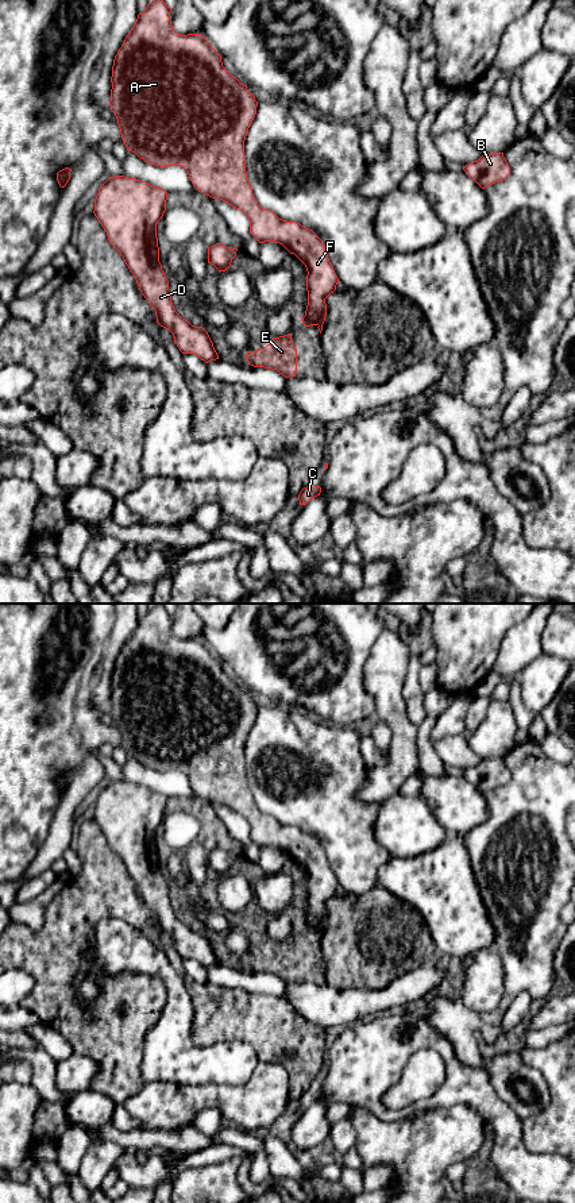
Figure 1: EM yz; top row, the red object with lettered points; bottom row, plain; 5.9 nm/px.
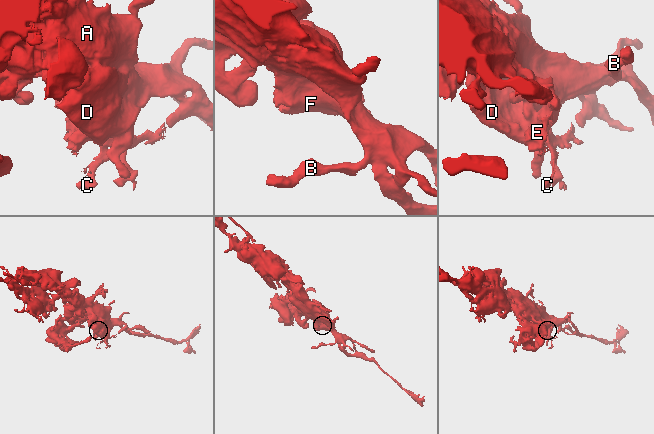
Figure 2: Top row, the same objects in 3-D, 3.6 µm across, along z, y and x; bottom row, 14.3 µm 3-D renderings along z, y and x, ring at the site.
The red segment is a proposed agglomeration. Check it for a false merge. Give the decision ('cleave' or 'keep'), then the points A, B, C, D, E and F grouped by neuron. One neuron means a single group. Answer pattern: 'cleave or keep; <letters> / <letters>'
cleave; A B C D F / E

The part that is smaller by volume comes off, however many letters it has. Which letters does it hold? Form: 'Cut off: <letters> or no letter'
Cut off: E

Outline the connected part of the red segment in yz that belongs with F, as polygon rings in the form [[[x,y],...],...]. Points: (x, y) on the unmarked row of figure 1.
[[[162,604],[148,608],[115,660],[109,710],[121,744],[128,756],[150,770],[184,772],[198,797],[244,817],[250,825],[250,838],[259,848],[279,848],[294,859],[308,876],[305,921],[324,929],[325,903],[336,895],[339,883],[323,845],[300,828],[282,825],[262,813],[247,783],[244,745],[258,706],[244,689],[225,675],[221,660],[204,640],[174,636],[170,617],[171,613]]]

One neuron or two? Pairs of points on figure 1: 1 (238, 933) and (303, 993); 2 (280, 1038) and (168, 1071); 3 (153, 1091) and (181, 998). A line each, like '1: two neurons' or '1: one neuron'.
1: two neurons
2: two neurons
3: two neurons

